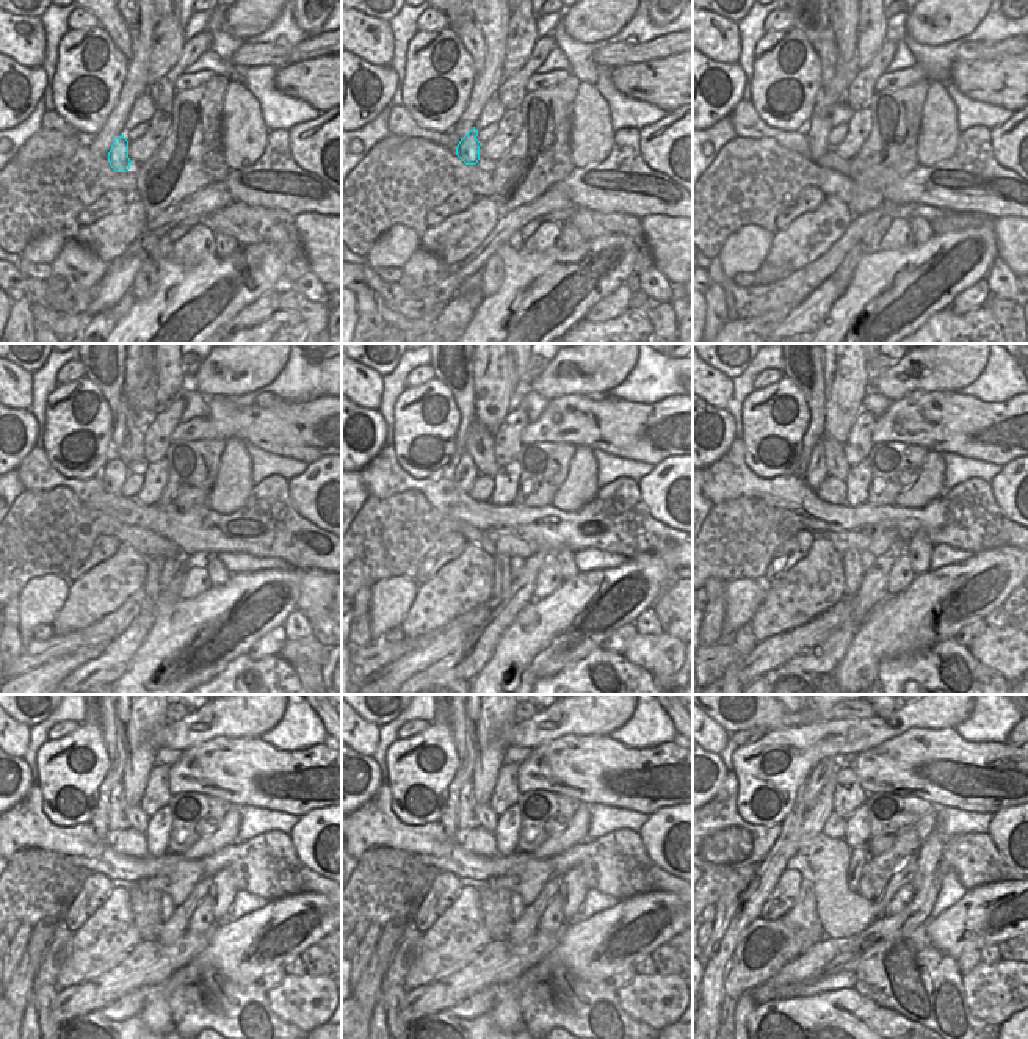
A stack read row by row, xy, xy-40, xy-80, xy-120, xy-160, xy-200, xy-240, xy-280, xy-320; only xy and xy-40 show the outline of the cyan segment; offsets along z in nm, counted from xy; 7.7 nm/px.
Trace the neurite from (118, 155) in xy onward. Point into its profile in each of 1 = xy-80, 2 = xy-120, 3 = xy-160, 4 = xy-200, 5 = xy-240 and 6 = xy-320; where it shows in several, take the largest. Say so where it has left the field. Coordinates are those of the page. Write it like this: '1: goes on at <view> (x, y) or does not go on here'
1: goes on at xy-80 (817, 129)
2: goes on at xy-120 (115, 472)
3: goes on at xy-160 (466, 472)
4: goes on at xy-200 (817, 472)
5: goes on at xy-240 (116, 820)
6: goes on at xy-320 (817, 778)

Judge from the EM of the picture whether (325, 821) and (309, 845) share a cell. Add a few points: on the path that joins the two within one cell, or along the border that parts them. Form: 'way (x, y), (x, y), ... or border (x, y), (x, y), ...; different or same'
way (323, 828), (315, 839); same

